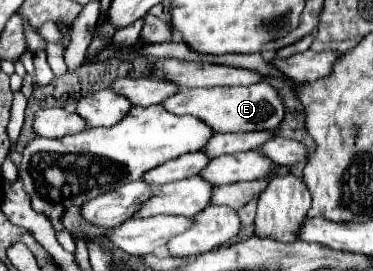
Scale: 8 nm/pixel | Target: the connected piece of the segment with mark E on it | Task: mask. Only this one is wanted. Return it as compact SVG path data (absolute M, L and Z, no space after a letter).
M255 83L247 87L209 87L209 89L183 87L177 95L165 99L163 107L175 115L195 115L197 119L213 127L215 133L277 129L285 117L283 99L279 91L269 83Z

